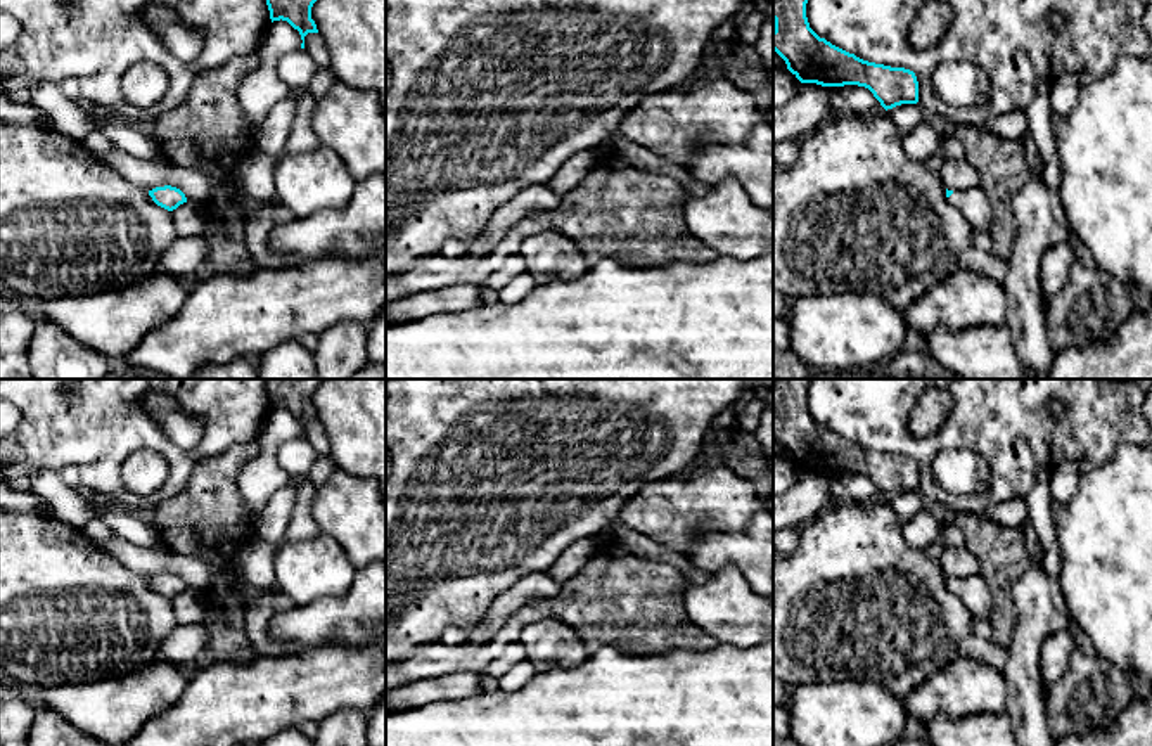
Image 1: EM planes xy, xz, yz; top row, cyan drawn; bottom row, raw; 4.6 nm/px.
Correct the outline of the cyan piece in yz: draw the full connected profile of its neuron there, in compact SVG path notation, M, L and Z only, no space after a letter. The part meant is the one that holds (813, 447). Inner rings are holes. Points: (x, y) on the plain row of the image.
M773 379L773 438L801 471L822 474L858 473L868 476L887 498L918 490L913 459L875 452L820 426L808 410L811 379Z

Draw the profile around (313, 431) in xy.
M308 421L304 424L304 438L317 450L317 453L330 455L330 443L320 421Z

